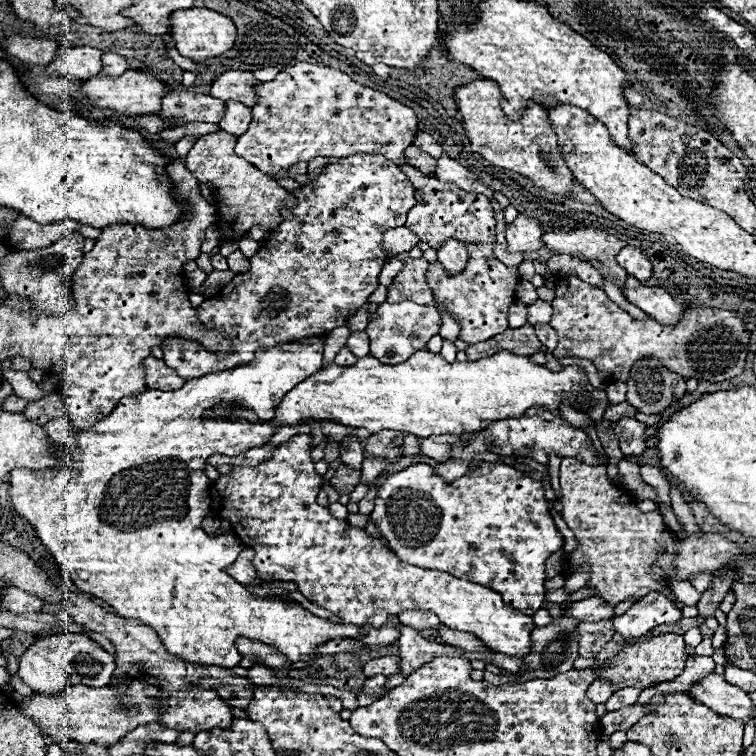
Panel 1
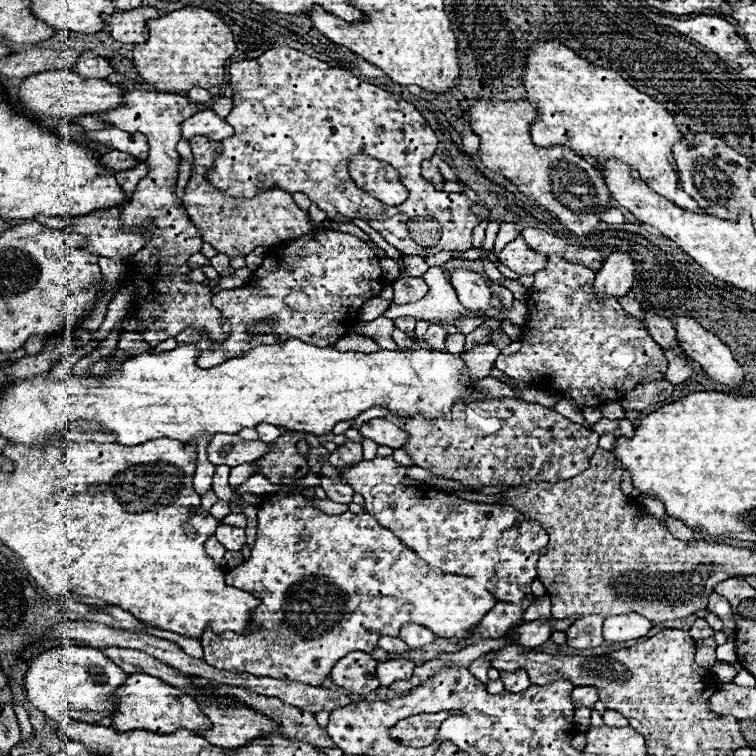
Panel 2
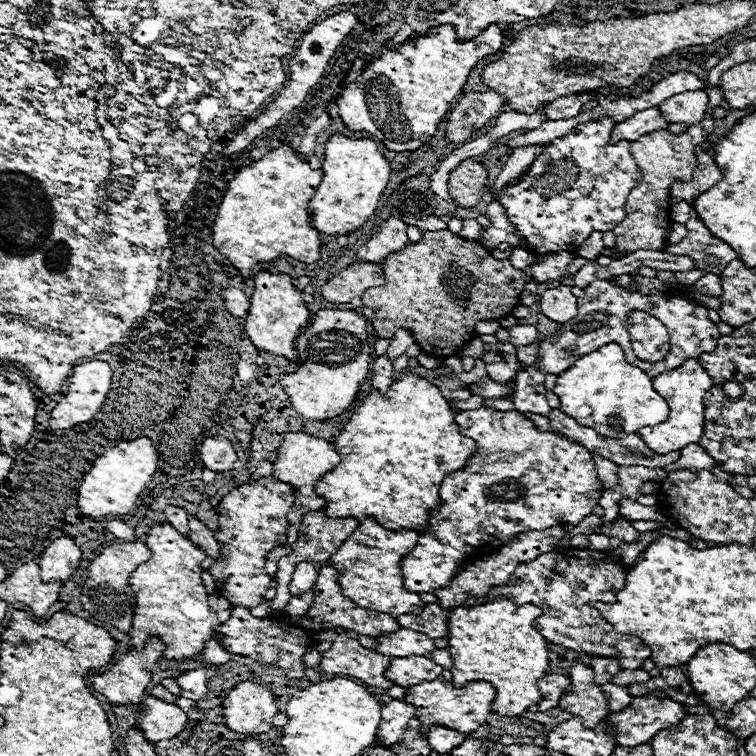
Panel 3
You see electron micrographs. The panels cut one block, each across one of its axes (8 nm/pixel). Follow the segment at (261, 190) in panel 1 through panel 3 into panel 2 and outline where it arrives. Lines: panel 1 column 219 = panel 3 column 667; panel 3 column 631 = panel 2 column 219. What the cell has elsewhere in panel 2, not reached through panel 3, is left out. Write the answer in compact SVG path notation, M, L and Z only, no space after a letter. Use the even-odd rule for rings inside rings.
M194 136L190 140L190 148L194 154L194 172L192 172L192 178L186 186L184 206L186 206L190 220L196 224L196 228L200 228L202 240L208 242L210 246L214 246L220 254L226 254L228 258L246 256L256 246L272 246L272 244L278 244L282 240L300 238L302 234L308 234L312 228L320 228L320 226L330 226L334 230L354 234L364 242L370 242L368 234L362 232L354 224L340 224L340 222L324 220L322 224L312 226L310 216L296 206L296 202L292 200L292 196L288 196L288 192L278 190L278 188L260 194L256 200L242 200L240 202L240 200L232 200L232 198L224 196L212 184L208 184L208 180L204 178L206 170L212 166L216 154L220 152L220 142L208 140L204 136Z

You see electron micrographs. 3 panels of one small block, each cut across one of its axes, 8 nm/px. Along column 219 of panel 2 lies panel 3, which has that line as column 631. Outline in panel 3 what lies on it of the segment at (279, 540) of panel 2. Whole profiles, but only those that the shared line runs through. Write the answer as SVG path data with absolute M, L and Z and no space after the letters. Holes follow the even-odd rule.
M564 548L562 552L546 552L542 556L538 556L536 560L530 560L528 564L520 564L514 574L510 576L508 584L502 588L494 588L492 596L506 596L508 600L512 600L514 604L534 604L538 608L542 608L542 616L538 618L538 632L554 644L566 646L570 650L576 652L588 652L594 656L614 656L620 660L620 666L626 668L640 668L642 662L646 658L650 658L650 648L644 640L640 640L634 634L618 634L614 632L612 624L602 618L602 614L598 610L594 610L588 602L602 602L602 600L610 600L616 596L618 590L622 590L626 584L626 568L622 564L614 564L606 552L598 552L598 550L580 550L580 548Z

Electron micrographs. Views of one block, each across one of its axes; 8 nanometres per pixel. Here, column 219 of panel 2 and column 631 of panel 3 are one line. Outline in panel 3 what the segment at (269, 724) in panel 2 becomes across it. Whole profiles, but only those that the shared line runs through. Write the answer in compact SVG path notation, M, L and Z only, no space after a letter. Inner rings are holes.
M654 691L644 696L634 696L632 704L628 708L624 708L622 712L610 714L608 720L612 722L610 732L616 734L618 746L638 746L638 744L646 744L654 734L658 734L662 728L670 728L674 724L678 724L680 720L686 718L686 710L682 702L674 702L670 700L663 692Z

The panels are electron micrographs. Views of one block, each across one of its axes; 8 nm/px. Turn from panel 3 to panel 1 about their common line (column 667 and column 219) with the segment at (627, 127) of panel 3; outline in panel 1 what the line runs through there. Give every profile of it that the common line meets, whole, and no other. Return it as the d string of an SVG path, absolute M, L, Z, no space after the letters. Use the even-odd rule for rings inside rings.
M230 100L226 102L226 112L224 112L224 118L218 122L218 126L228 134L240 136L248 130L250 120L252 120L252 110L240 102Z

